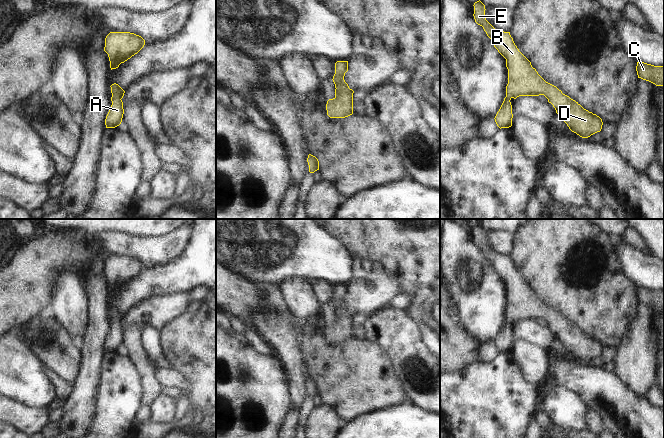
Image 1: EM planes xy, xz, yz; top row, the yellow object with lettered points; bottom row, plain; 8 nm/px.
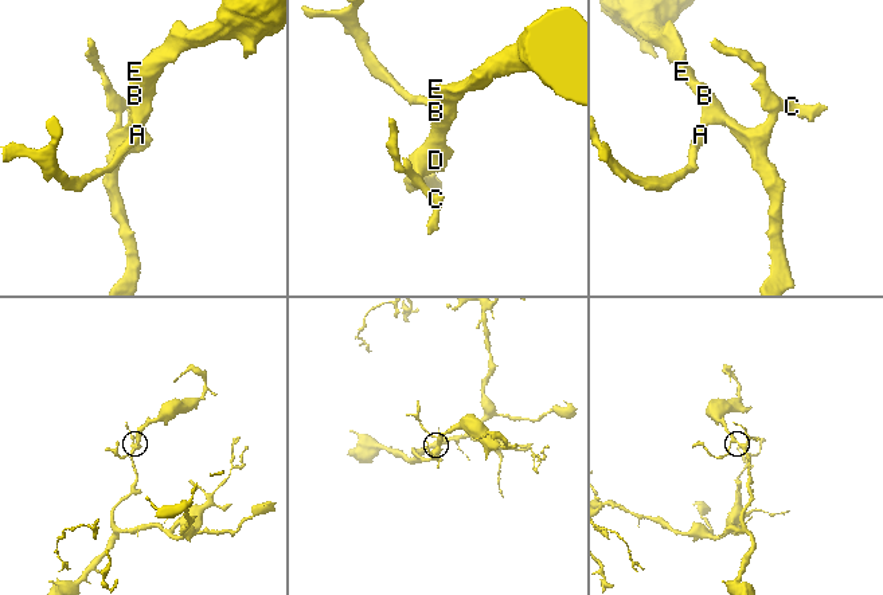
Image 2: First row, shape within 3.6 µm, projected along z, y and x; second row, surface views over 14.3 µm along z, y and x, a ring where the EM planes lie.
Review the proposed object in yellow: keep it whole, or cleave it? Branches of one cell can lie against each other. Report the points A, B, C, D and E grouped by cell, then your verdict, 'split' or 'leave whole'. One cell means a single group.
A B C D E; leave whole

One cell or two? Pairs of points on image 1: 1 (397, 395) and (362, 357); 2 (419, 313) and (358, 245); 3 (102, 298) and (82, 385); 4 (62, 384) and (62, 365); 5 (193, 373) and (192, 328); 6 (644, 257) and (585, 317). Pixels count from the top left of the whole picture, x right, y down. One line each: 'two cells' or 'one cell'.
1: one cell
2: one cell
3: one cell
4: two cells
5: one cell
6: two cells

